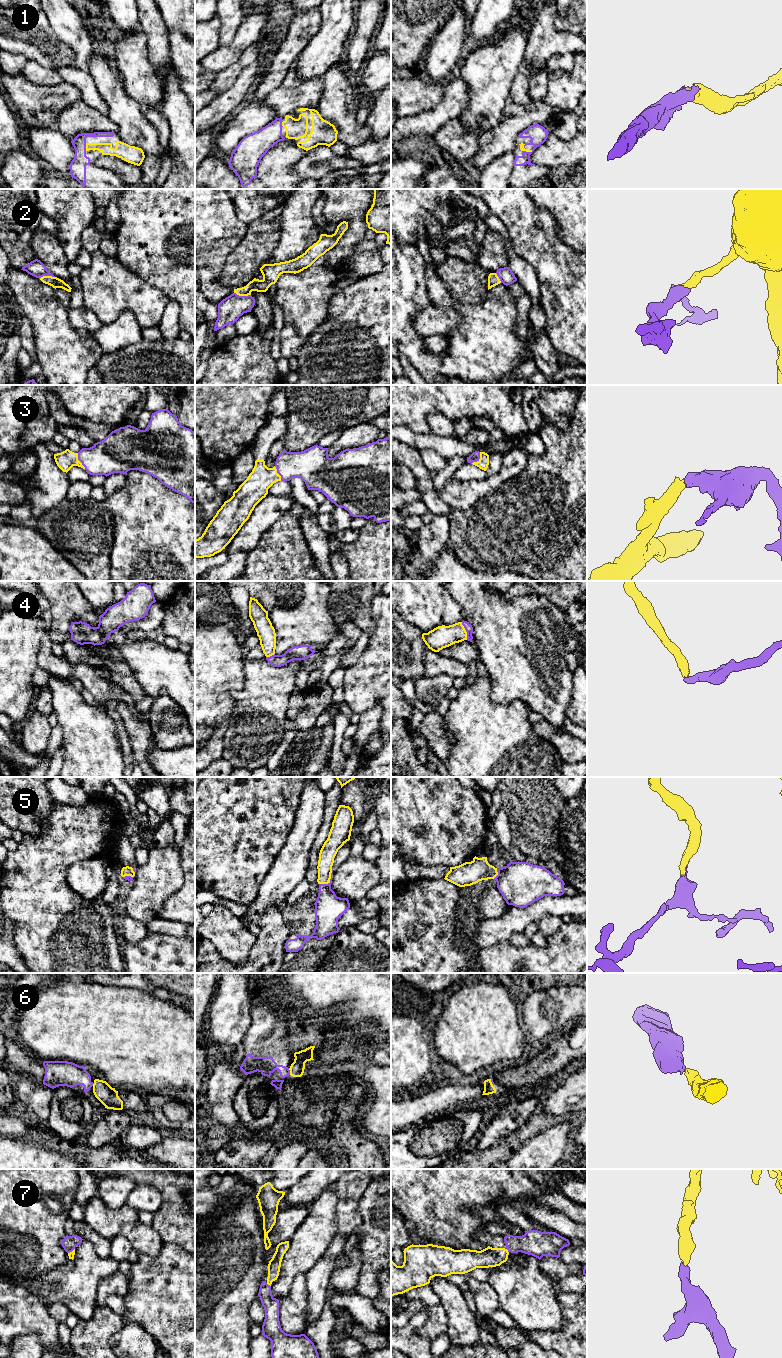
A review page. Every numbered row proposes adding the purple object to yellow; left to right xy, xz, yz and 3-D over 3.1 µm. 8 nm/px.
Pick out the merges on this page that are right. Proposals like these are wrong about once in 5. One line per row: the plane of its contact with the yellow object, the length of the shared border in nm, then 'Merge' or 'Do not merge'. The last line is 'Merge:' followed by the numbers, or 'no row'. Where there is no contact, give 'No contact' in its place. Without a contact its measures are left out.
1: Touches yellow in xy. Shared border 60 nm. Merge
2: Touches yellow in xz. Shared border 140 nm. Merge
3: Touches yellow in xy. Shared border 140 nm. Merge
4: Touches yellow in yz. Shared border 150 nm. Merge
5: Touches yellow in xz. Shared border 140 nm. Merge
6: Touches yellow in xz. Shared border 60 nm. Do not merge
7: Touches yellow in xz. Shared border 50 nm. Merge
Merge: 1, 2, 3, 4, 5, 7

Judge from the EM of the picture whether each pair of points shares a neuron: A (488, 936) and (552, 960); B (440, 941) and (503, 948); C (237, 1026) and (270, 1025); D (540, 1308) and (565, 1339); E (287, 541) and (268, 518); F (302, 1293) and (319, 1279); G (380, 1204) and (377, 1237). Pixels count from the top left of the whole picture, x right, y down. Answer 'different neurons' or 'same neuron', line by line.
A: different neurons
B: different neurons
C: different neurons
D: different neurons
E: different neurons
F: different neurons
G: same neuron

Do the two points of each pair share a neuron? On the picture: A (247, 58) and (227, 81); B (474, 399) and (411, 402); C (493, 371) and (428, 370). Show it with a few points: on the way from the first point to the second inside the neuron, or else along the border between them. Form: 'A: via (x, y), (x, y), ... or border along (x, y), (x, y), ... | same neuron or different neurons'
A: via (241, 64), (230, 75) | same neuron
B: via (458, 399), (427, 399) | same neuron
C: border along (442, 353), (442, 361), (439, 366), (440, 374) | different neurons

